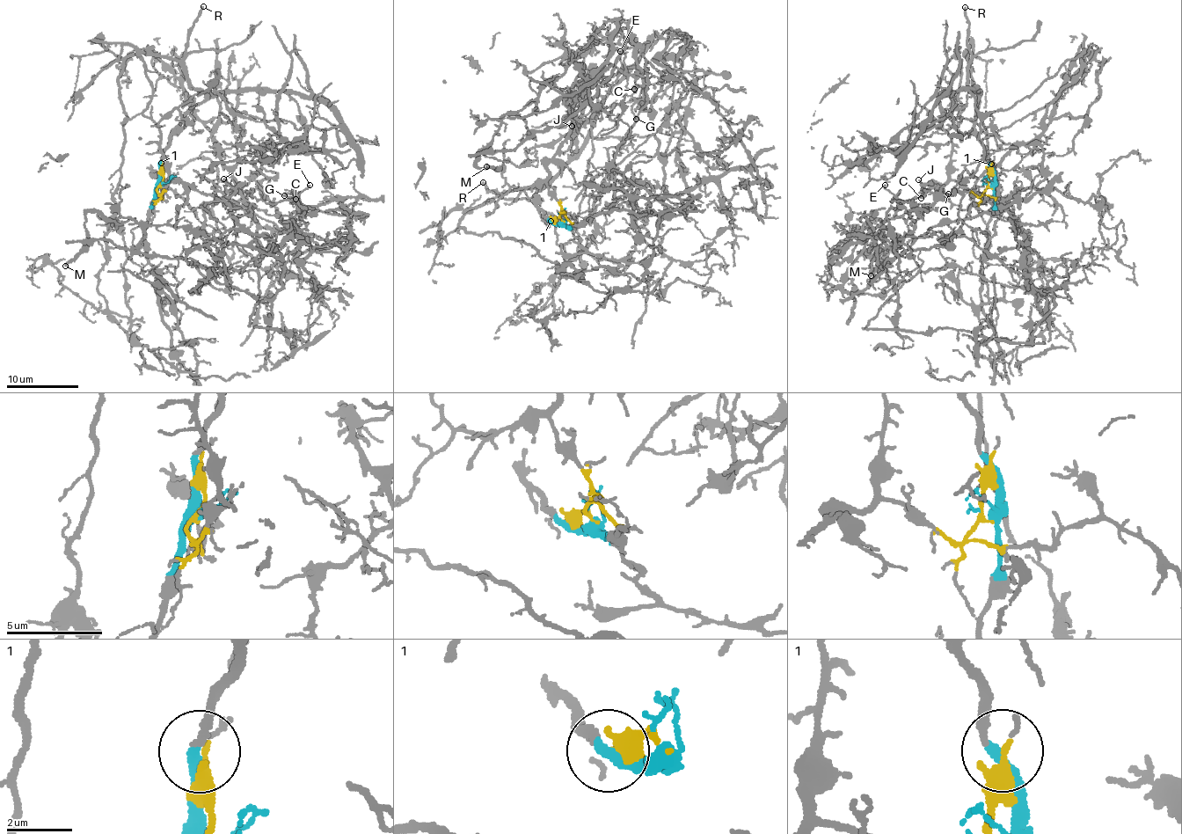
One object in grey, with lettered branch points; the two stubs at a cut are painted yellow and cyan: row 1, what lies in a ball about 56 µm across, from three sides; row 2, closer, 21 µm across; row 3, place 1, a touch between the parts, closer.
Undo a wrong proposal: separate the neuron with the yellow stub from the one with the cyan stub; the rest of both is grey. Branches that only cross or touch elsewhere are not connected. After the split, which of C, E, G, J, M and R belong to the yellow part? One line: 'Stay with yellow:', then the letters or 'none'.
Stay with yellow: C, E, G, J, M

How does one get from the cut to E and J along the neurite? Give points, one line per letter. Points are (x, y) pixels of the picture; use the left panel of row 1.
E: (160, 184), (160, 194), (169, 178), (222, 199), (240, 224), (277, 247), (302, 217), (297, 199), (310, 186)
J: (160, 184), (160, 194), (165, 191), (169, 178), (217, 197), (229, 198), (235, 191), (223, 178)

